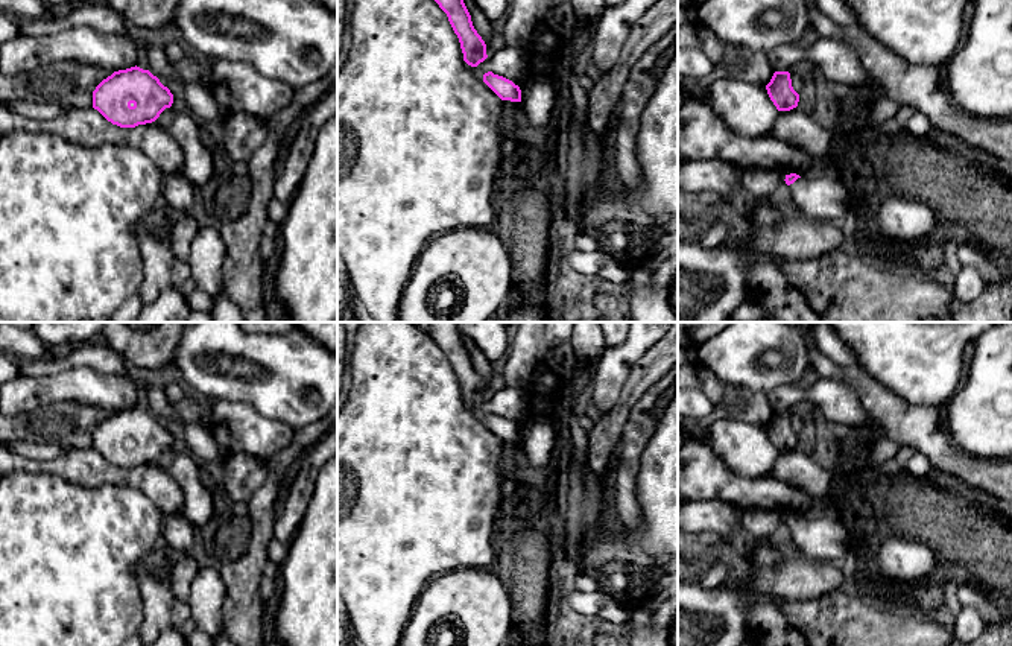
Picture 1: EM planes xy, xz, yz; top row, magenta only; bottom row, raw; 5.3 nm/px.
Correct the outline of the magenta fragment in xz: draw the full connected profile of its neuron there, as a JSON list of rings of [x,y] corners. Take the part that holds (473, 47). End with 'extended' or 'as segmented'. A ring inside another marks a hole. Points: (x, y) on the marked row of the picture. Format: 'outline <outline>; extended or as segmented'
outline [[[435,0],[447,14],[448,21],[459,38],[463,61],[477,67],[483,62],[486,55],[486,44],[473,26],[471,15],[463,0]]]; as segmented

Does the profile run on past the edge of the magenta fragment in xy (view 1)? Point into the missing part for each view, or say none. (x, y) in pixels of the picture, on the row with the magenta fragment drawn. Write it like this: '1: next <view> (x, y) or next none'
1: next none

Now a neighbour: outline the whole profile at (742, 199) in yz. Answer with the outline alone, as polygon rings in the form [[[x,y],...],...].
[[[740,184],[732,196],[722,199],[725,199],[738,213],[748,214],[752,210],[755,198]]]

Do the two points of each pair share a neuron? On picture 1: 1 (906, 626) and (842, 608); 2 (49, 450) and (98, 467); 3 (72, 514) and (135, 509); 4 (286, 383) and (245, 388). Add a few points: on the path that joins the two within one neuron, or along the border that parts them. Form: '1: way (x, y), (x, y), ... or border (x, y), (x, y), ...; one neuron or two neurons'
1: way (891, 626), (860, 626), (857, 623); one neuron
2: border (69, 450), (37, 462); two neurons
3: way (87, 514), (120, 514); one neuron
4: way (275, 383), (256, 383); one neuron

